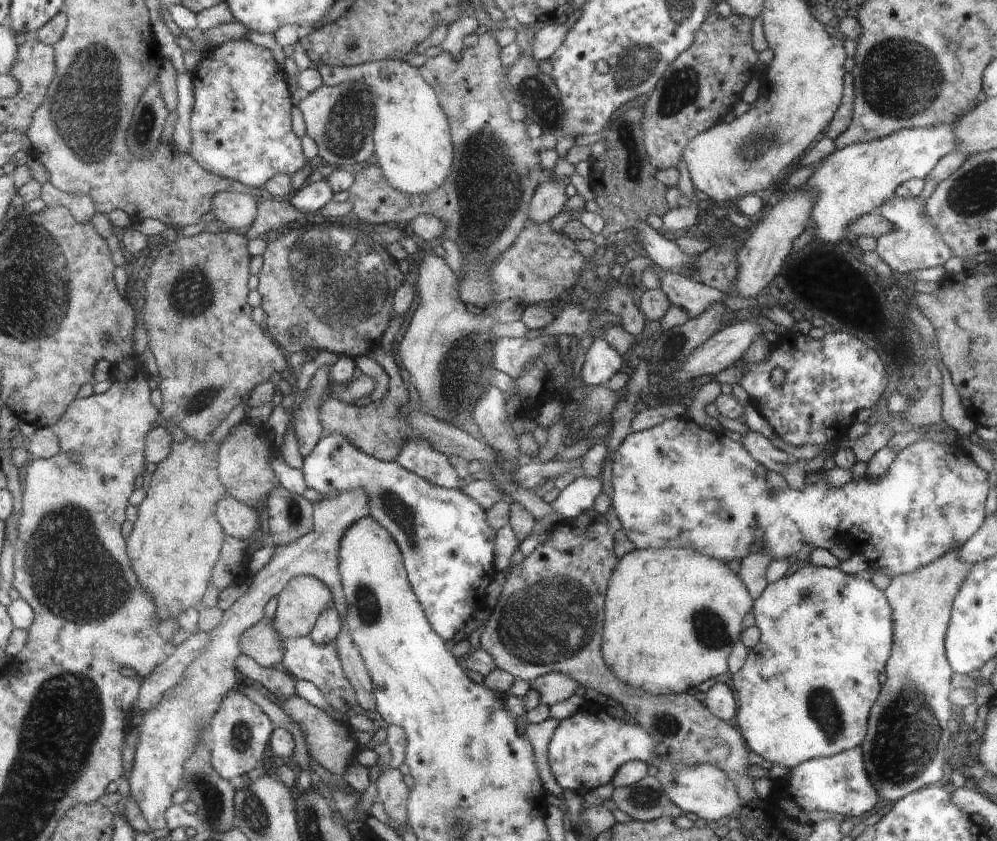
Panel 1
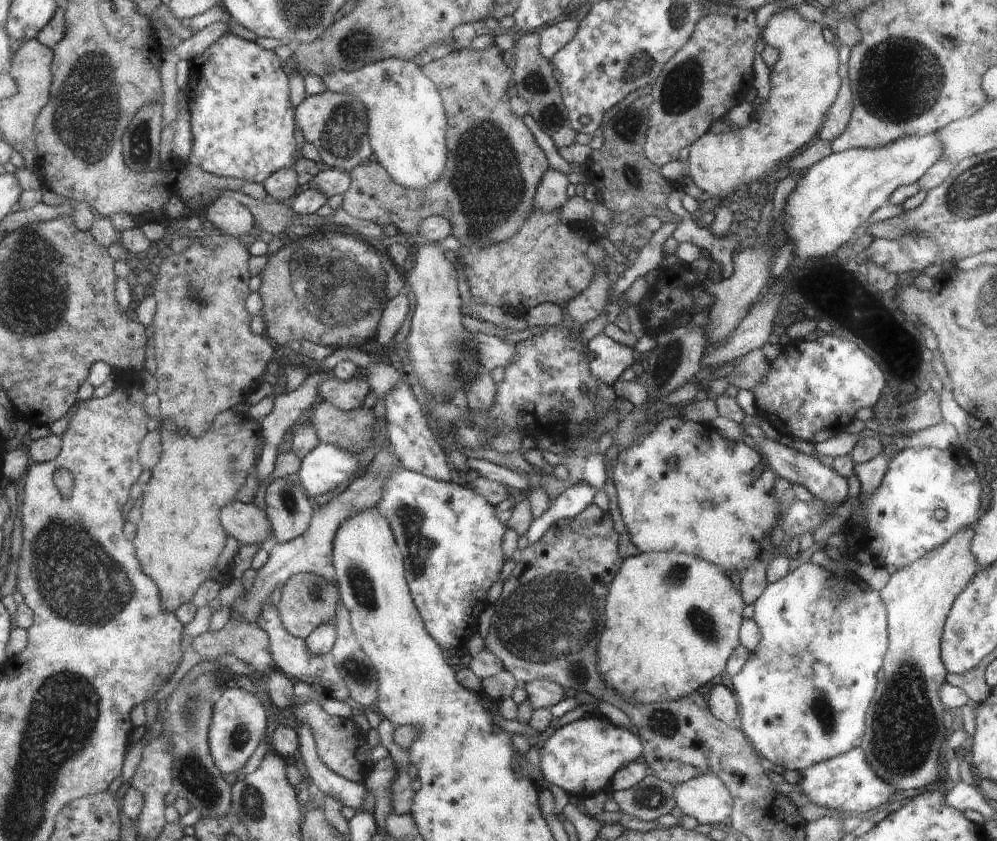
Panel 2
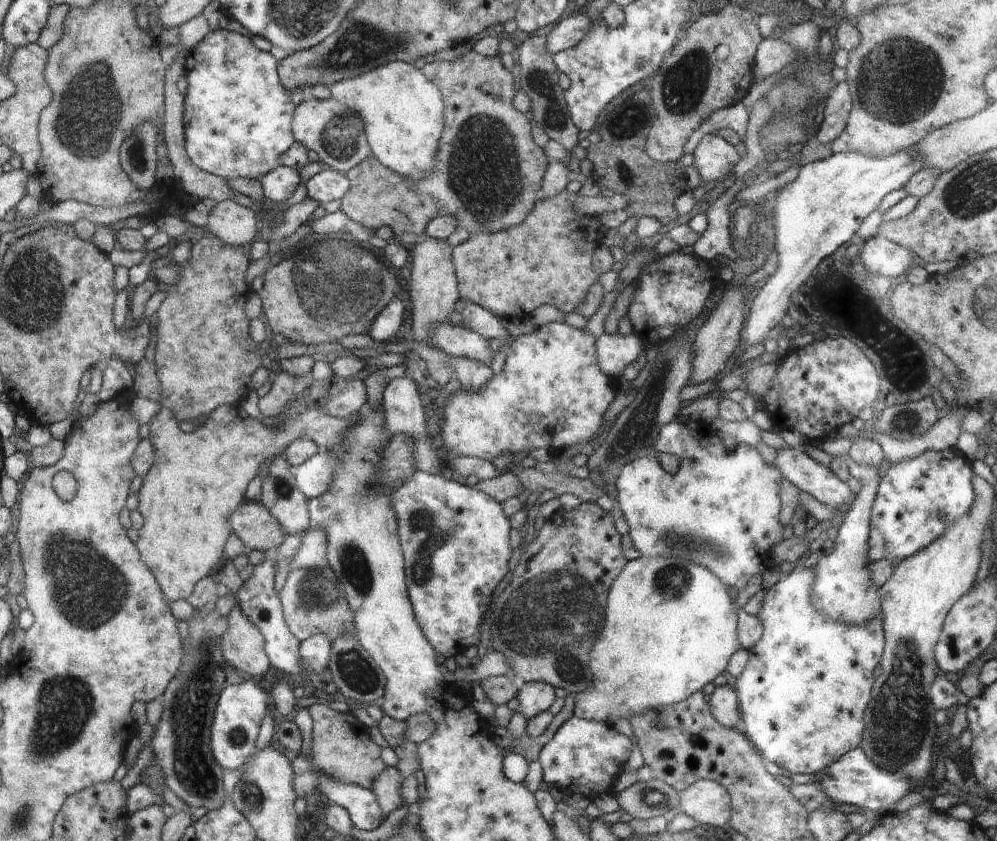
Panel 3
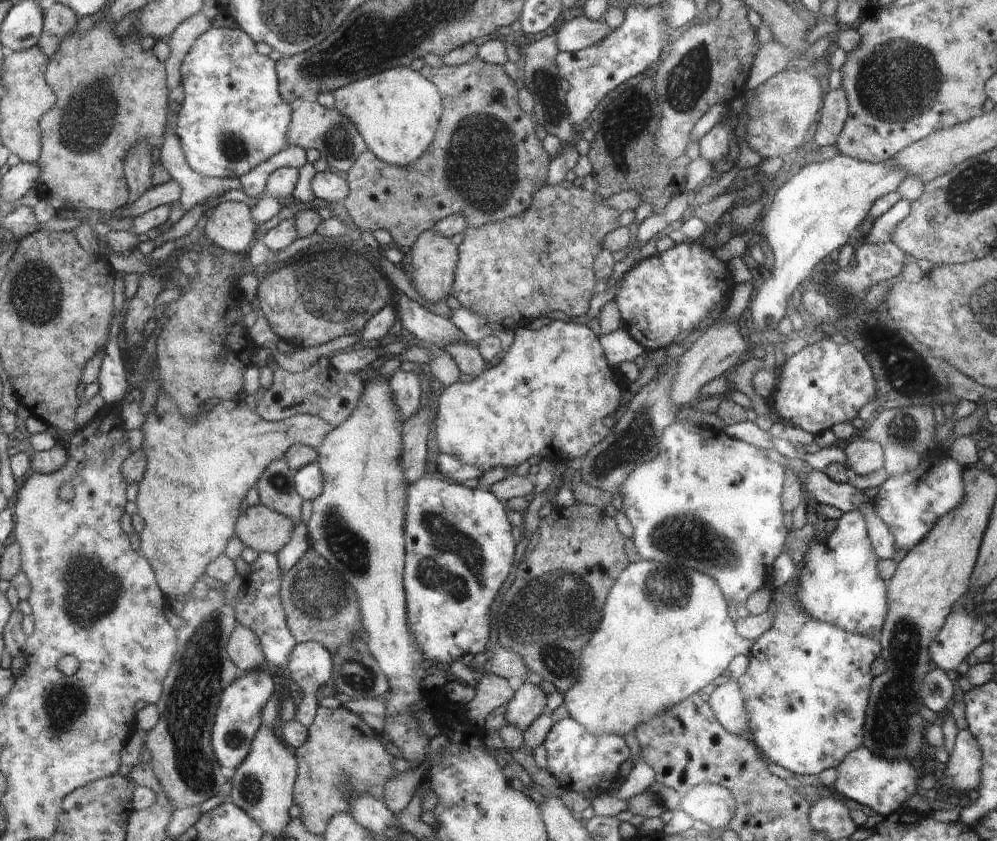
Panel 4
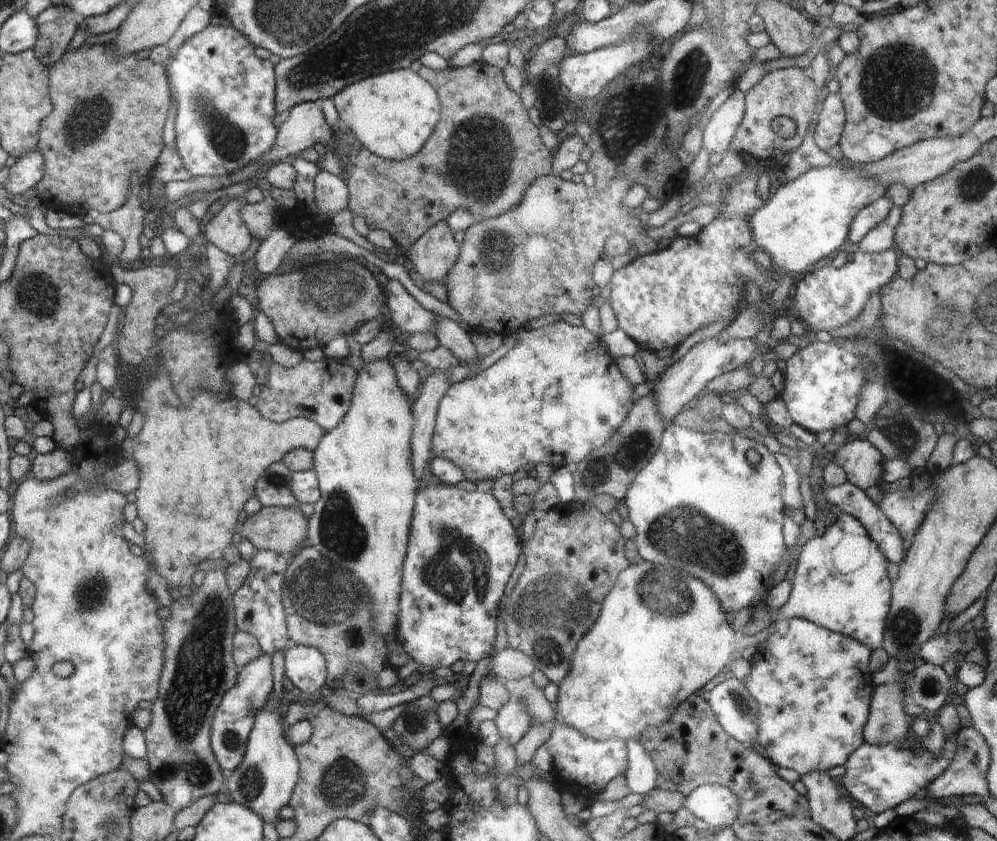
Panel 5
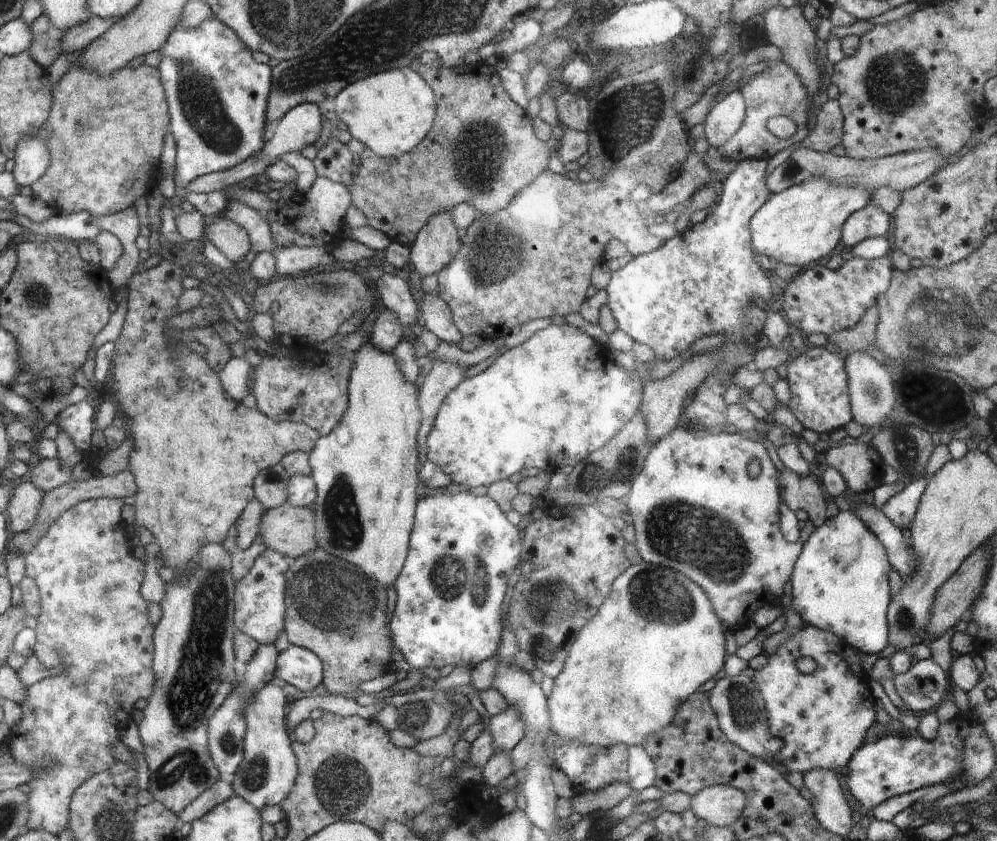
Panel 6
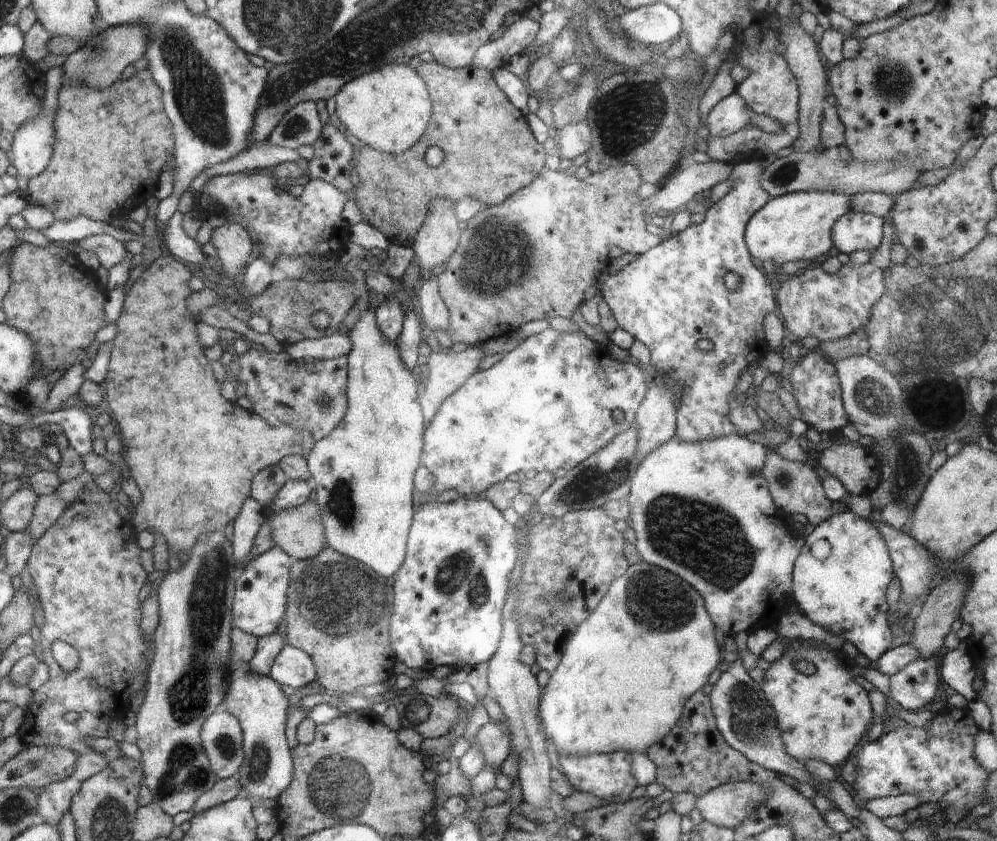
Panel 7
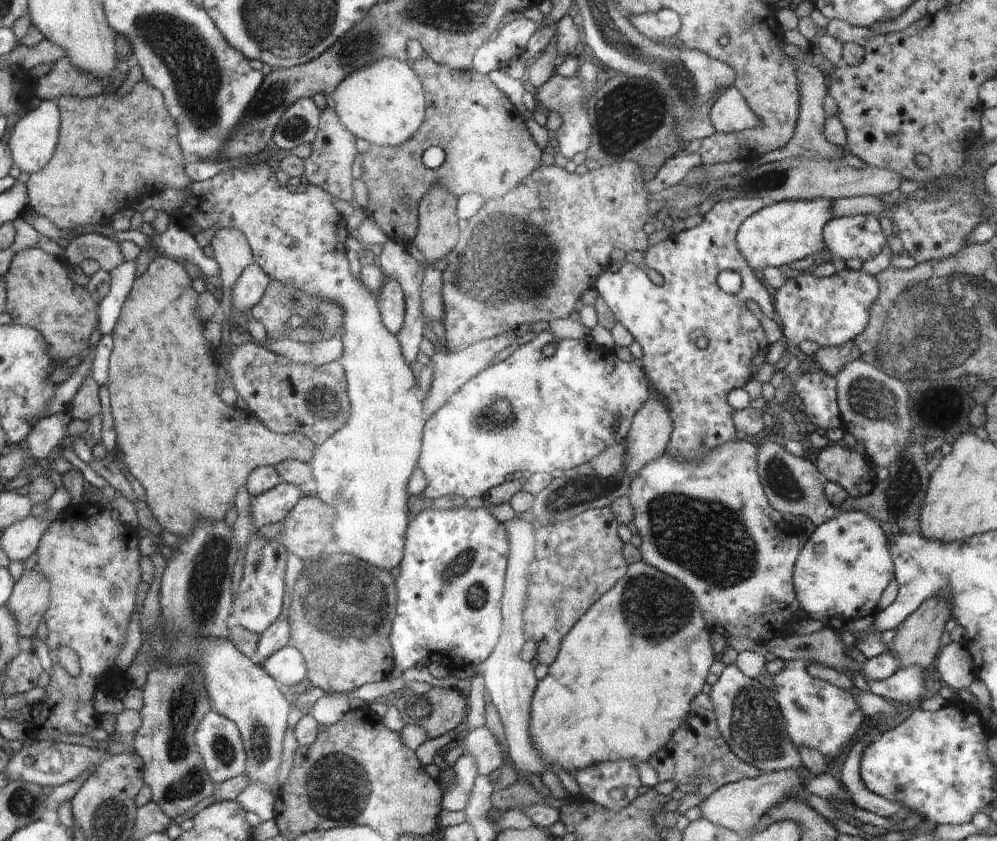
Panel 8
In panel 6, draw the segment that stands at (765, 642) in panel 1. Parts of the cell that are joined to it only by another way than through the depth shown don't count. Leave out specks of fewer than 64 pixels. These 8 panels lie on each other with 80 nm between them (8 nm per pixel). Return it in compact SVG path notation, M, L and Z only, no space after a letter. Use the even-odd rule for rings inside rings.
M804 623L800 630L798 630L788 642L780 646L778 650L776 650L776 653L771 658L767 659L768 663L766 666L757 671L752 680L755 681L767 705L770 732L781 740L782 748L775 754L773 760L776 760L778 764L783 764L790 773L792 771L798 771L802 774L811 771L813 768L825 768L834 771L836 768L846 766L848 762L851 762L850 758L854 758L854 752L858 751L859 748L863 746L864 734L866 734L866 730L868 730L870 726L873 725L872 722L874 722L874 702L876 702L876 700L874 700L874 696L872 696L872 692L870 692L870 680L864 680L864 671L866 671L866 669L862 670L862 666L860 666L860 656L852 650L852 646L848 646L848 652L846 652L844 646L840 644L840 640L838 640L838 637L834 633L817 629L816 627ZM804 656L806 656L806 658L812 658L817 664L812 674L801 674L798 667L796 667L798 665L796 660L798 660L798 658L804 658Z

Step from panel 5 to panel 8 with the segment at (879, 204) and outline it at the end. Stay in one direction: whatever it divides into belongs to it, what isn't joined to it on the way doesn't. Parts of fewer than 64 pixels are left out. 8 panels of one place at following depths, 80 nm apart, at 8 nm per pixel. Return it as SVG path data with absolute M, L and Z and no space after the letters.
M871 214L832 218L825 226L825 241L834 256L845 261L858 259L862 264L886 246L880 222Z

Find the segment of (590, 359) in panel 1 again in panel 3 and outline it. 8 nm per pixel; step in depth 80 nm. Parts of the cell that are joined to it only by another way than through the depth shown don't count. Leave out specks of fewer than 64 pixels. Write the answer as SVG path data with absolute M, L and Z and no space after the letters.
M634 332L629 335L603 333L596 340L596 346L601 369L606 375L618 378L628 364L640 364L645 350L643 342Z

